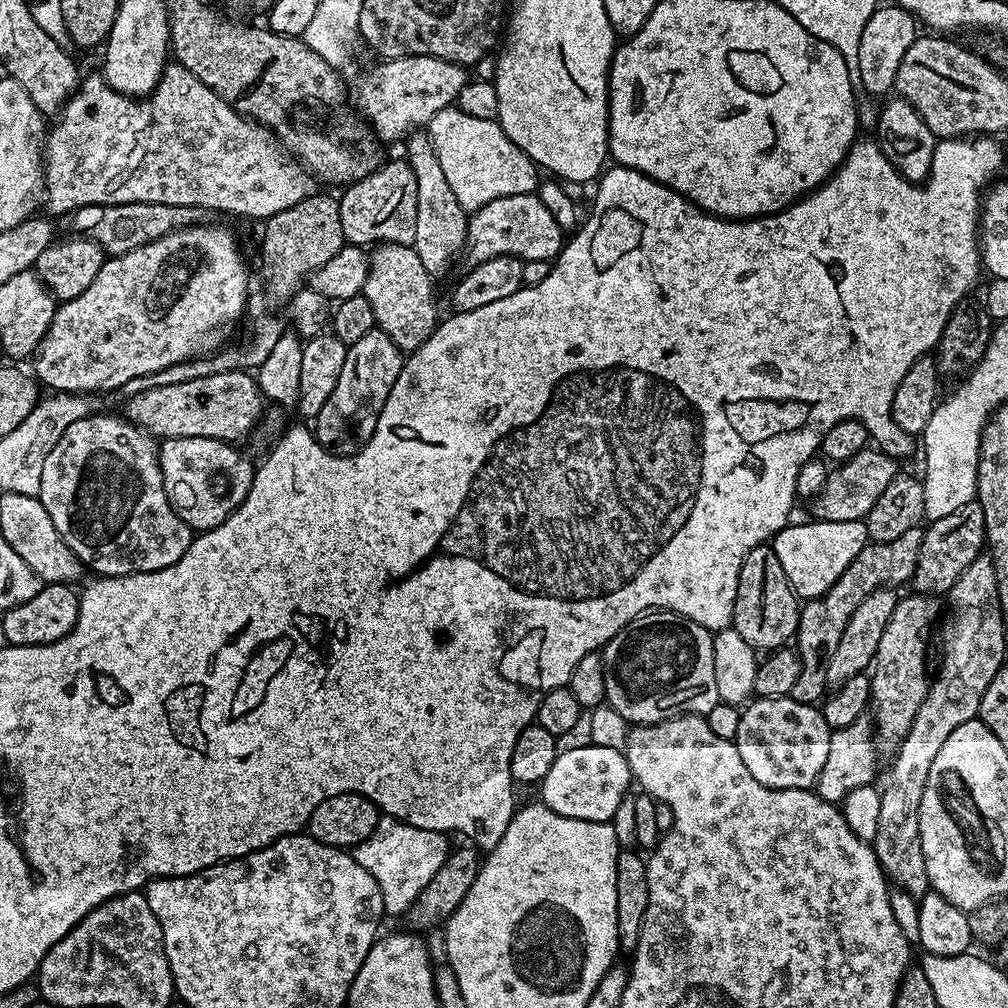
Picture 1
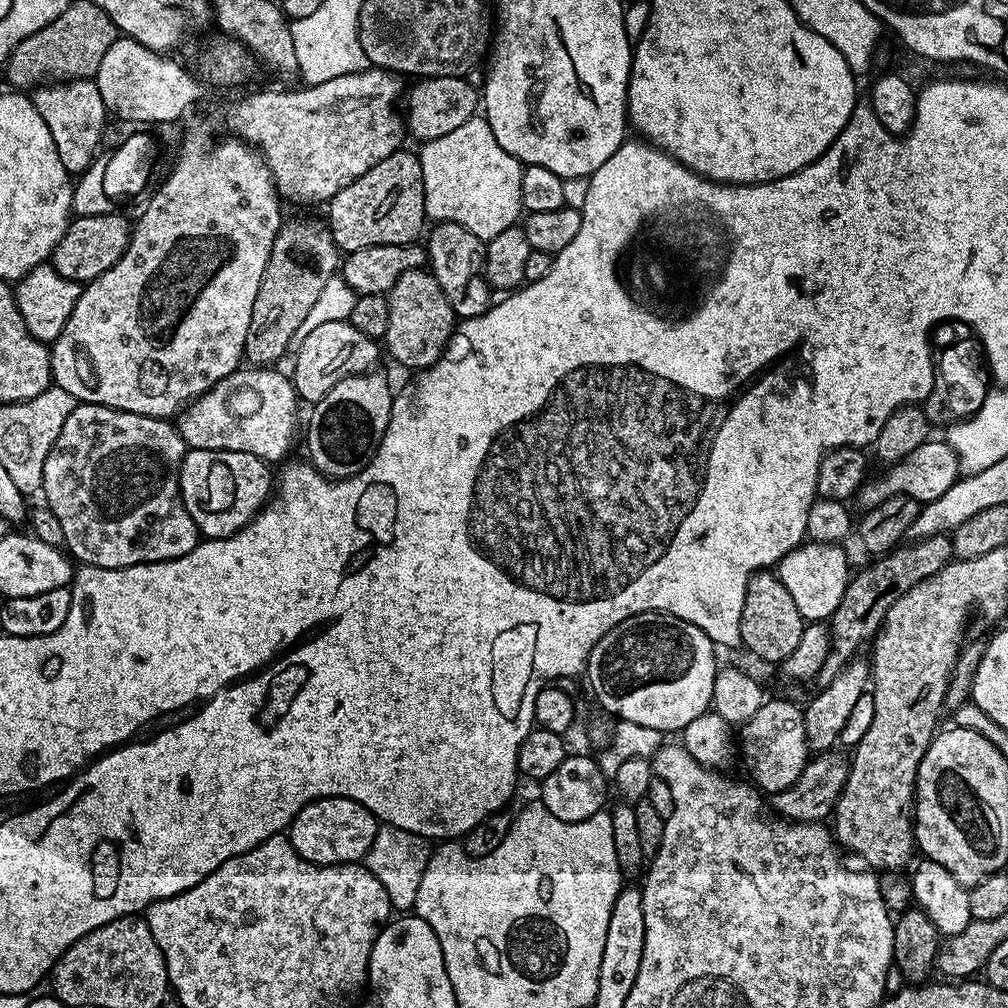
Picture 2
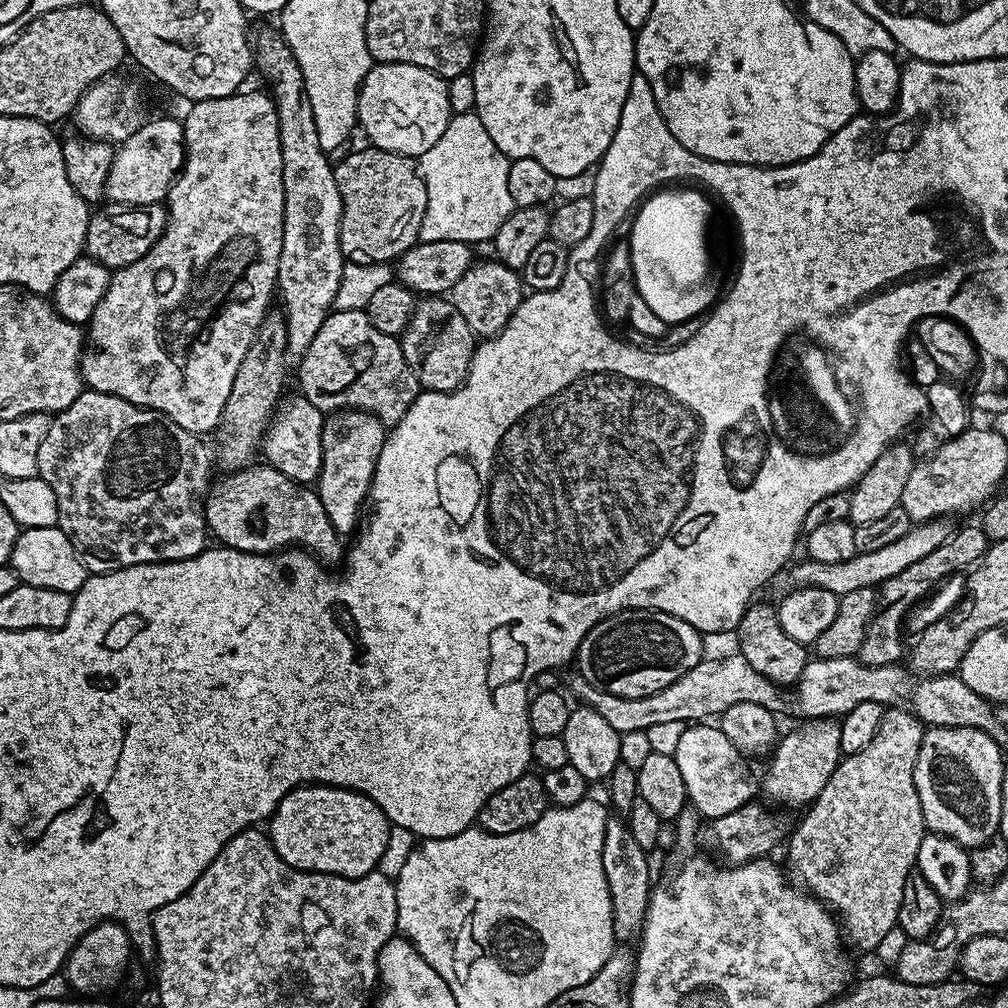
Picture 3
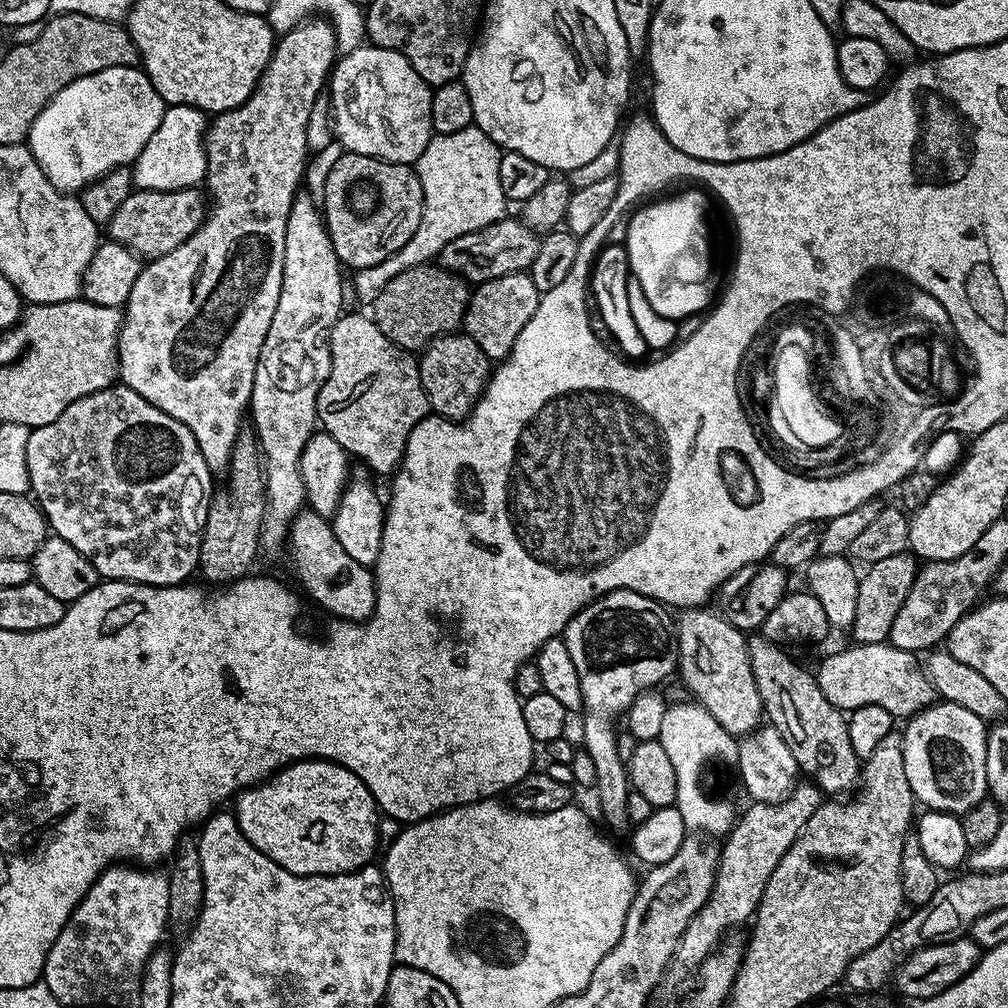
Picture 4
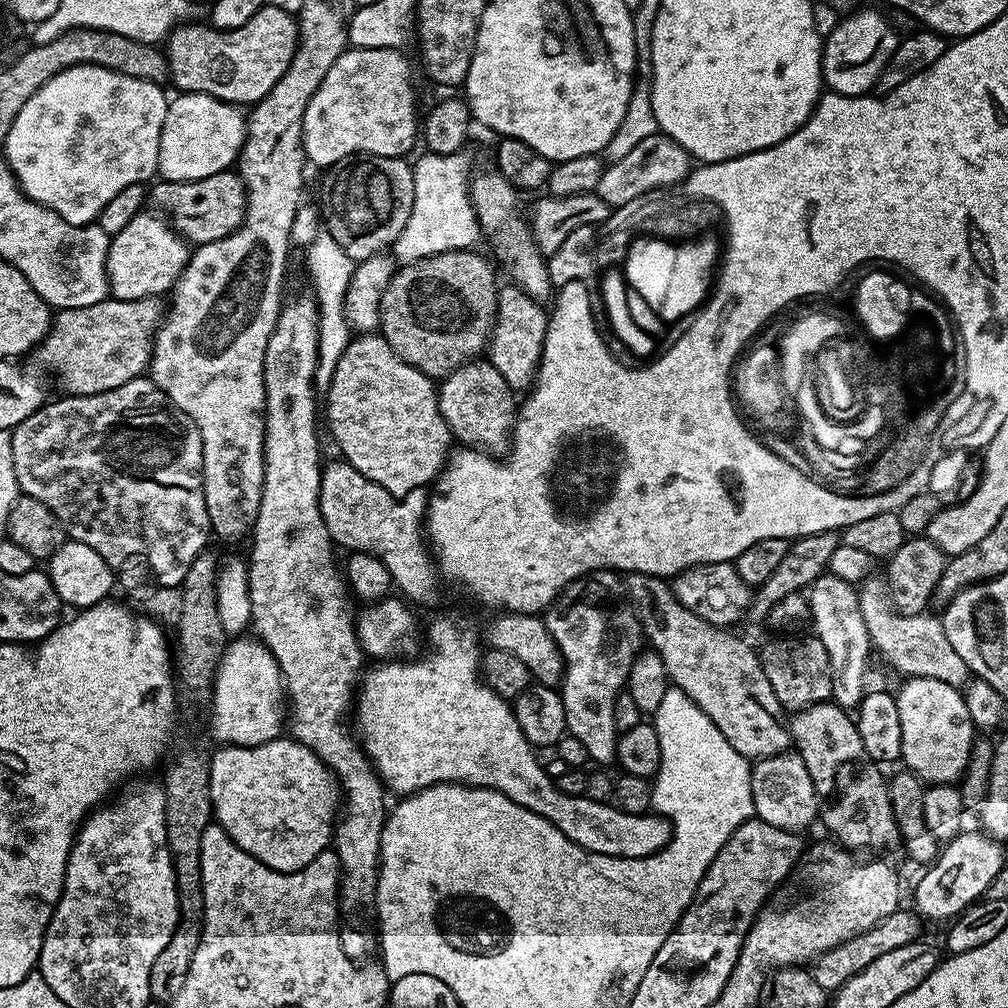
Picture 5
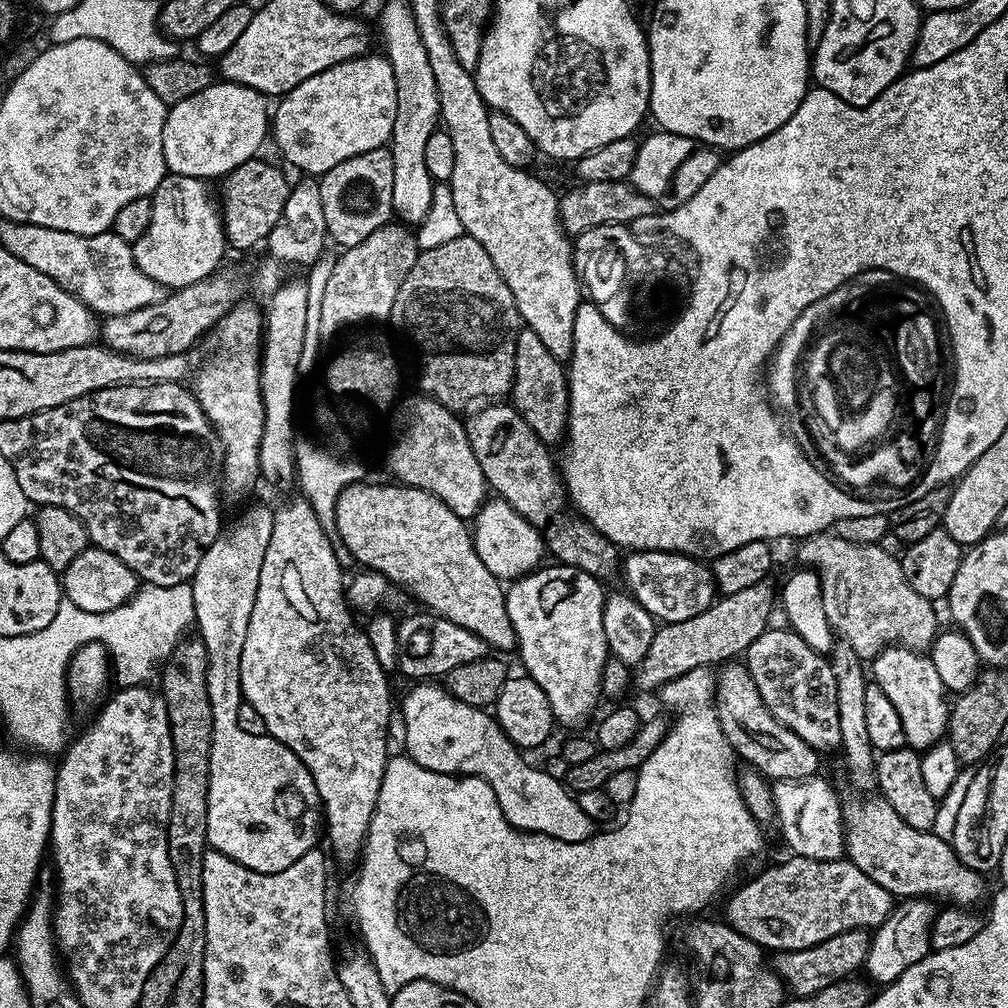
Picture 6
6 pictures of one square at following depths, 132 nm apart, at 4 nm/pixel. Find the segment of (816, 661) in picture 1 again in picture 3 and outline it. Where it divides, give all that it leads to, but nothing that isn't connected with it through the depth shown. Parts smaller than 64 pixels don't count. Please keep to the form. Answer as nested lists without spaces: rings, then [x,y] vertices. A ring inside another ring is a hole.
[[[968,524],[965,528],[957,527],[938,550],[926,554],[926,558],[918,558],[918,562],[906,566],[902,574],[894,574],[894,578],[887,580],[878,588],[878,607],[872,616],[870,626],[866,630],[866,638],[862,638],[862,646],[858,653],[861,664],[868,668],[877,668],[887,664],[900,664],[903,656],[906,656],[906,644],[904,648],[904,619],[908,611],[935,586],[939,580],[952,576],[955,572],[963,573],[971,569],[977,562],[983,561],[984,554],[988,550],[990,541],[984,533],[983,527]]]

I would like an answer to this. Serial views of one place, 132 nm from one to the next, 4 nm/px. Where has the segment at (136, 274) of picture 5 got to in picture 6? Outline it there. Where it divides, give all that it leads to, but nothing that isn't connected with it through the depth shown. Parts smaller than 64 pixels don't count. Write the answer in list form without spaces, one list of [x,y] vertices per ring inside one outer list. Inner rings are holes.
[[[165,175],[164,181],[156,187],[152,193],[152,213],[150,214],[150,226],[146,226],[146,234],[138,238],[132,245],[134,262],[146,278],[154,278],[154,282],[165,290],[185,288],[199,280],[205,280],[221,267],[220,259],[226,249],[226,237],[224,234],[224,217],[214,199],[207,183],[193,176]]]

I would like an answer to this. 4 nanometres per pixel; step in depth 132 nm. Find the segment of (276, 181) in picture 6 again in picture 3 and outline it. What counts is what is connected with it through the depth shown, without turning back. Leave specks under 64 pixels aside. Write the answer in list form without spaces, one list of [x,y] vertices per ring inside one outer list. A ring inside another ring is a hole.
[[[114,204],[93,211],[88,218],[84,252],[109,270],[125,268],[142,258],[158,242],[168,221],[168,209],[158,204]]]

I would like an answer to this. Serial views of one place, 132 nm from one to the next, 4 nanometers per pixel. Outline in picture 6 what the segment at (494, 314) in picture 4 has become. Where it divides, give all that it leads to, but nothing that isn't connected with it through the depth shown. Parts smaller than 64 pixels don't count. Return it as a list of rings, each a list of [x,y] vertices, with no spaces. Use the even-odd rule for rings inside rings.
[[[521,330],[514,354],[514,382],[510,403],[517,414],[538,434],[538,438],[549,446],[559,445],[568,430],[568,377],[565,365],[542,343],[538,334]]]

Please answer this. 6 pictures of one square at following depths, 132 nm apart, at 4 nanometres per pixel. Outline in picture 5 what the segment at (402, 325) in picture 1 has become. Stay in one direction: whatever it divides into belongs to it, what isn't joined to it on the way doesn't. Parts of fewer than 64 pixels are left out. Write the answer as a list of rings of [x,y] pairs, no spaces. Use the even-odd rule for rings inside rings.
[[[487,359],[472,360],[443,377],[436,397],[438,410],[442,410],[442,418],[446,418],[446,426],[461,445],[497,458],[509,451],[518,415],[518,400],[506,378],[502,378]]]

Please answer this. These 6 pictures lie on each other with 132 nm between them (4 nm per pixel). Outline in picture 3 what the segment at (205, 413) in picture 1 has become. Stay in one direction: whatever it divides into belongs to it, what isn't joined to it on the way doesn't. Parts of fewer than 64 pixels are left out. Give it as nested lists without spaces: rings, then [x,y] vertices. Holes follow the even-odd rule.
[[[295,394],[277,407],[262,441],[262,456],[273,468],[297,484],[315,485],[322,466],[322,426],[325,413],[303,394]]]

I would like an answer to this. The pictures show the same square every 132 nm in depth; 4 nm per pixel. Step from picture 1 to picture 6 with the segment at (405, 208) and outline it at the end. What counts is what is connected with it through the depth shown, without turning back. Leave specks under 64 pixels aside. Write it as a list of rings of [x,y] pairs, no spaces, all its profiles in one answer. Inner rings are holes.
[[[387,147],[375,148],[366,154],[358,154],[354,158],[346,158],[346,162],[338,162],[330,171],[319,177],[322,207],[325,214],[327,235],[332,240],[340,243],[341,249],[353,248],[365,241],[384,224],[393,219],[393,187],[394,187],[394,162],[392,154]]]

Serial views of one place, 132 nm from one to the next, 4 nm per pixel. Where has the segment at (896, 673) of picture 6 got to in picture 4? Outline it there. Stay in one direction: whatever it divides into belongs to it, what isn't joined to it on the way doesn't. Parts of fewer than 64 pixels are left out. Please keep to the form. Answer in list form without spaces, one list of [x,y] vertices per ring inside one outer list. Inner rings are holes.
[[[934,702],[929,708],[924,708],[916,713],[907,721],[908,724],[902,728],[904,738],[904,761],[906,762],[906,782],[910,782],[910,790],[913,797],[917,801],[924,803],[925,809],[933,812],[951,812],[953,814],[963,814],[969,812],[974,806],[978,806],[978,802],[982,802],[988,796],[988,783],[986,782],[986,738],[988,737],[988,728],[986,721],[978,718],[978,714],[970,714],[970,710],[966,710],[963,706],[957,704],[949,704],[947,702]]]

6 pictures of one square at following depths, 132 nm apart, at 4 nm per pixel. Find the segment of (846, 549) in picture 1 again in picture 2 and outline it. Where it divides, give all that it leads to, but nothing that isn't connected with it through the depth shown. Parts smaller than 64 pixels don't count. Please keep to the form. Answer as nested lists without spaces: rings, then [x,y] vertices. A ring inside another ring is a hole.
[[[801,543],[793,552],[787,552],[778,565],[778,575],[782,586],[794,598],[794,606],[798,606],[798,614],[802,614],[805,622],[824,622],[838,610],[838,602],[842,602],[842,594],[850,579],[848,572],[848,556],[840,544]]]

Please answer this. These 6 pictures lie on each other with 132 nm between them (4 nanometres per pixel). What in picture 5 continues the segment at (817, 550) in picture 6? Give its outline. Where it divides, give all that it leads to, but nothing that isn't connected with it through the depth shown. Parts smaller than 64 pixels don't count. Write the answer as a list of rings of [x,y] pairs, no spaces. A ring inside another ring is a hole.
[[[868,580],[859,585],[858,597],[862,622],[866,624],[868,637],[872,640],[875,655],[880,655],[886,663],[905,677],[921,676],[922,678],[938,678],[938,682],[963,686],[968,683],[970,673],[966,662],[954,654],[950,646],[950,638],[946,638],[944,621],[939,615],[928,616],[924,612],[918,614],[902,614],[892,607],[883,583]]]

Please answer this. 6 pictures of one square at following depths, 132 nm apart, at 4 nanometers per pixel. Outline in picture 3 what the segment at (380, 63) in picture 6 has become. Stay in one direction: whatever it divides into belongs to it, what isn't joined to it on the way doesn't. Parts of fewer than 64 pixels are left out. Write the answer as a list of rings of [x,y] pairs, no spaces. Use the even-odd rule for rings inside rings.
[[[373,63],[356,99],[356,119],[368,135],[367,143],[373,148],[413,158],[426,154],[442,138],[454,115],[448,83],[445,77],[422,66]]]

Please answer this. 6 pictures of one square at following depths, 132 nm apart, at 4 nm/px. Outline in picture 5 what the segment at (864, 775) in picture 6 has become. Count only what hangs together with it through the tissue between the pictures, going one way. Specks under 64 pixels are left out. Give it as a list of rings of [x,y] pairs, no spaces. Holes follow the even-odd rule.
[[[825,574],[812,583],[807,589],[808,611],[810,613],[810,624],[813,624],[814,635],[826,646],[826,654],[830,654],[830,666],[832,667],[832,700],[838,707],[845,710],[855,710],[860,706],[860,700],[866,695],[864,688],[864,675],[867,674],[868,652],[873,651],[872,640],[868,637],[866,624],[862,622],[860,600],[855,587],[851,588],[849,581],[843,576]]]

